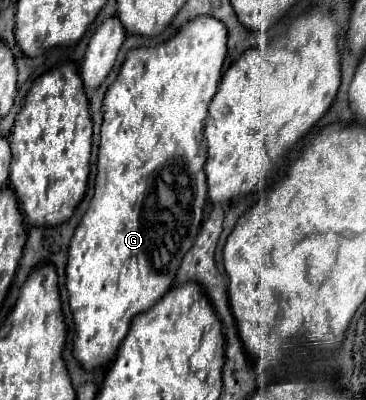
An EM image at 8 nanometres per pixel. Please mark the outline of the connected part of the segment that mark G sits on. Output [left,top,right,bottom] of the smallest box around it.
[66,16,226,372]

